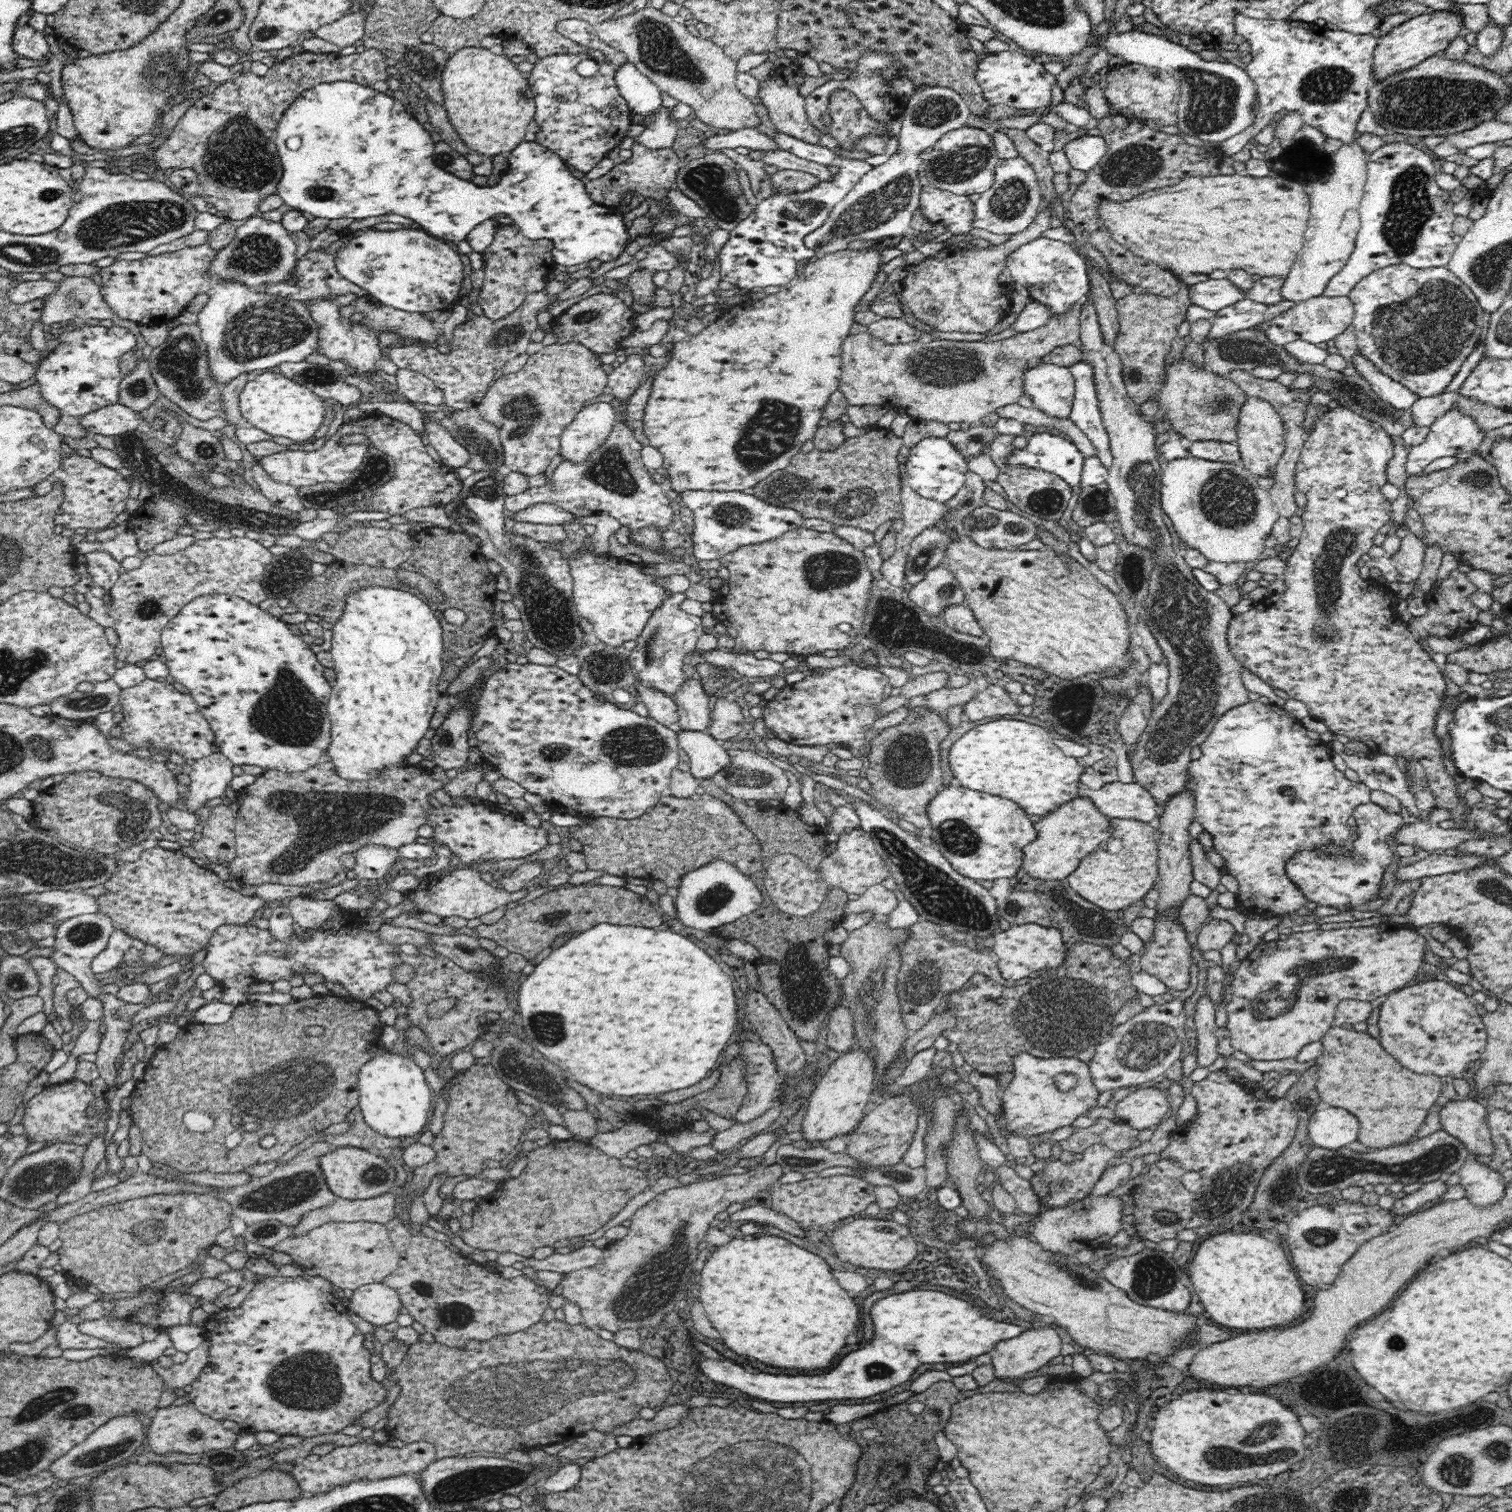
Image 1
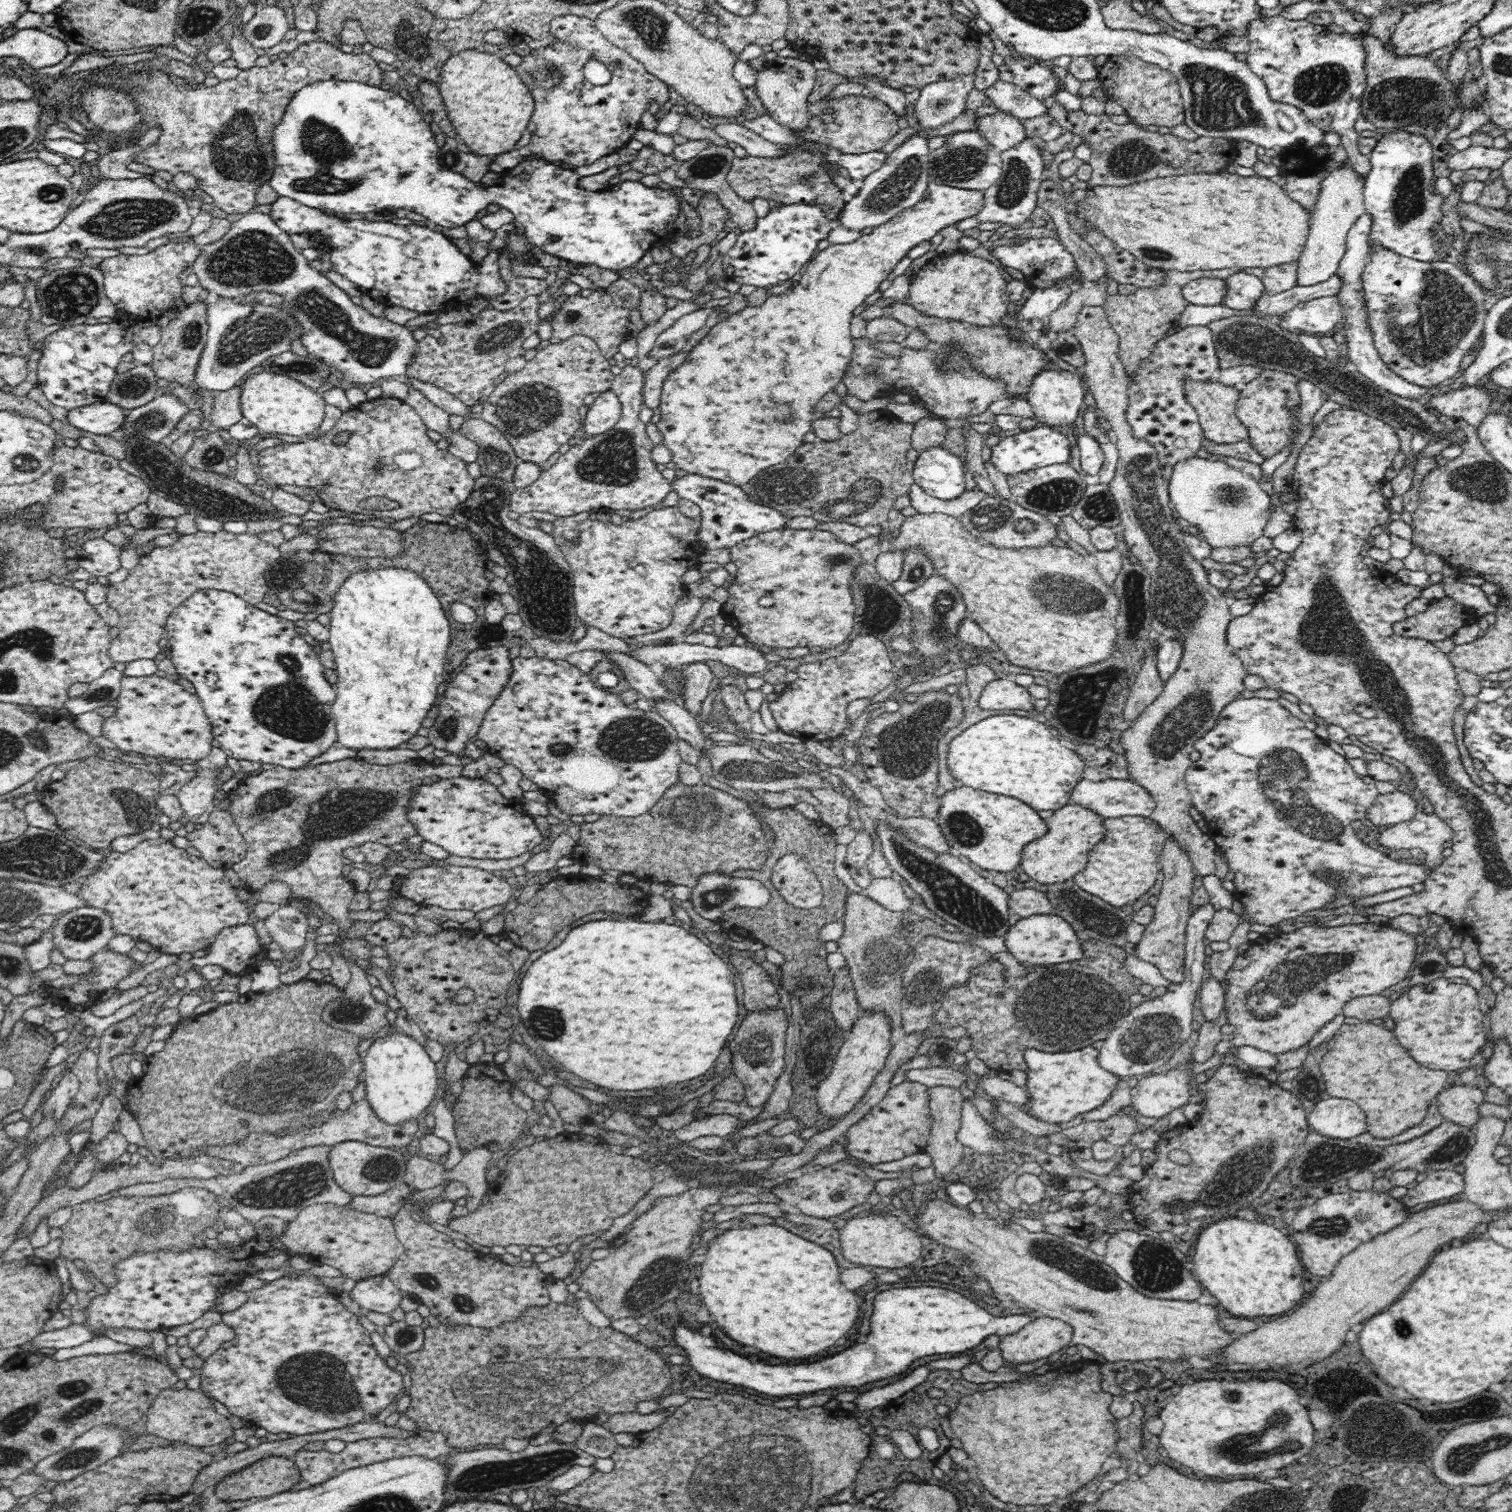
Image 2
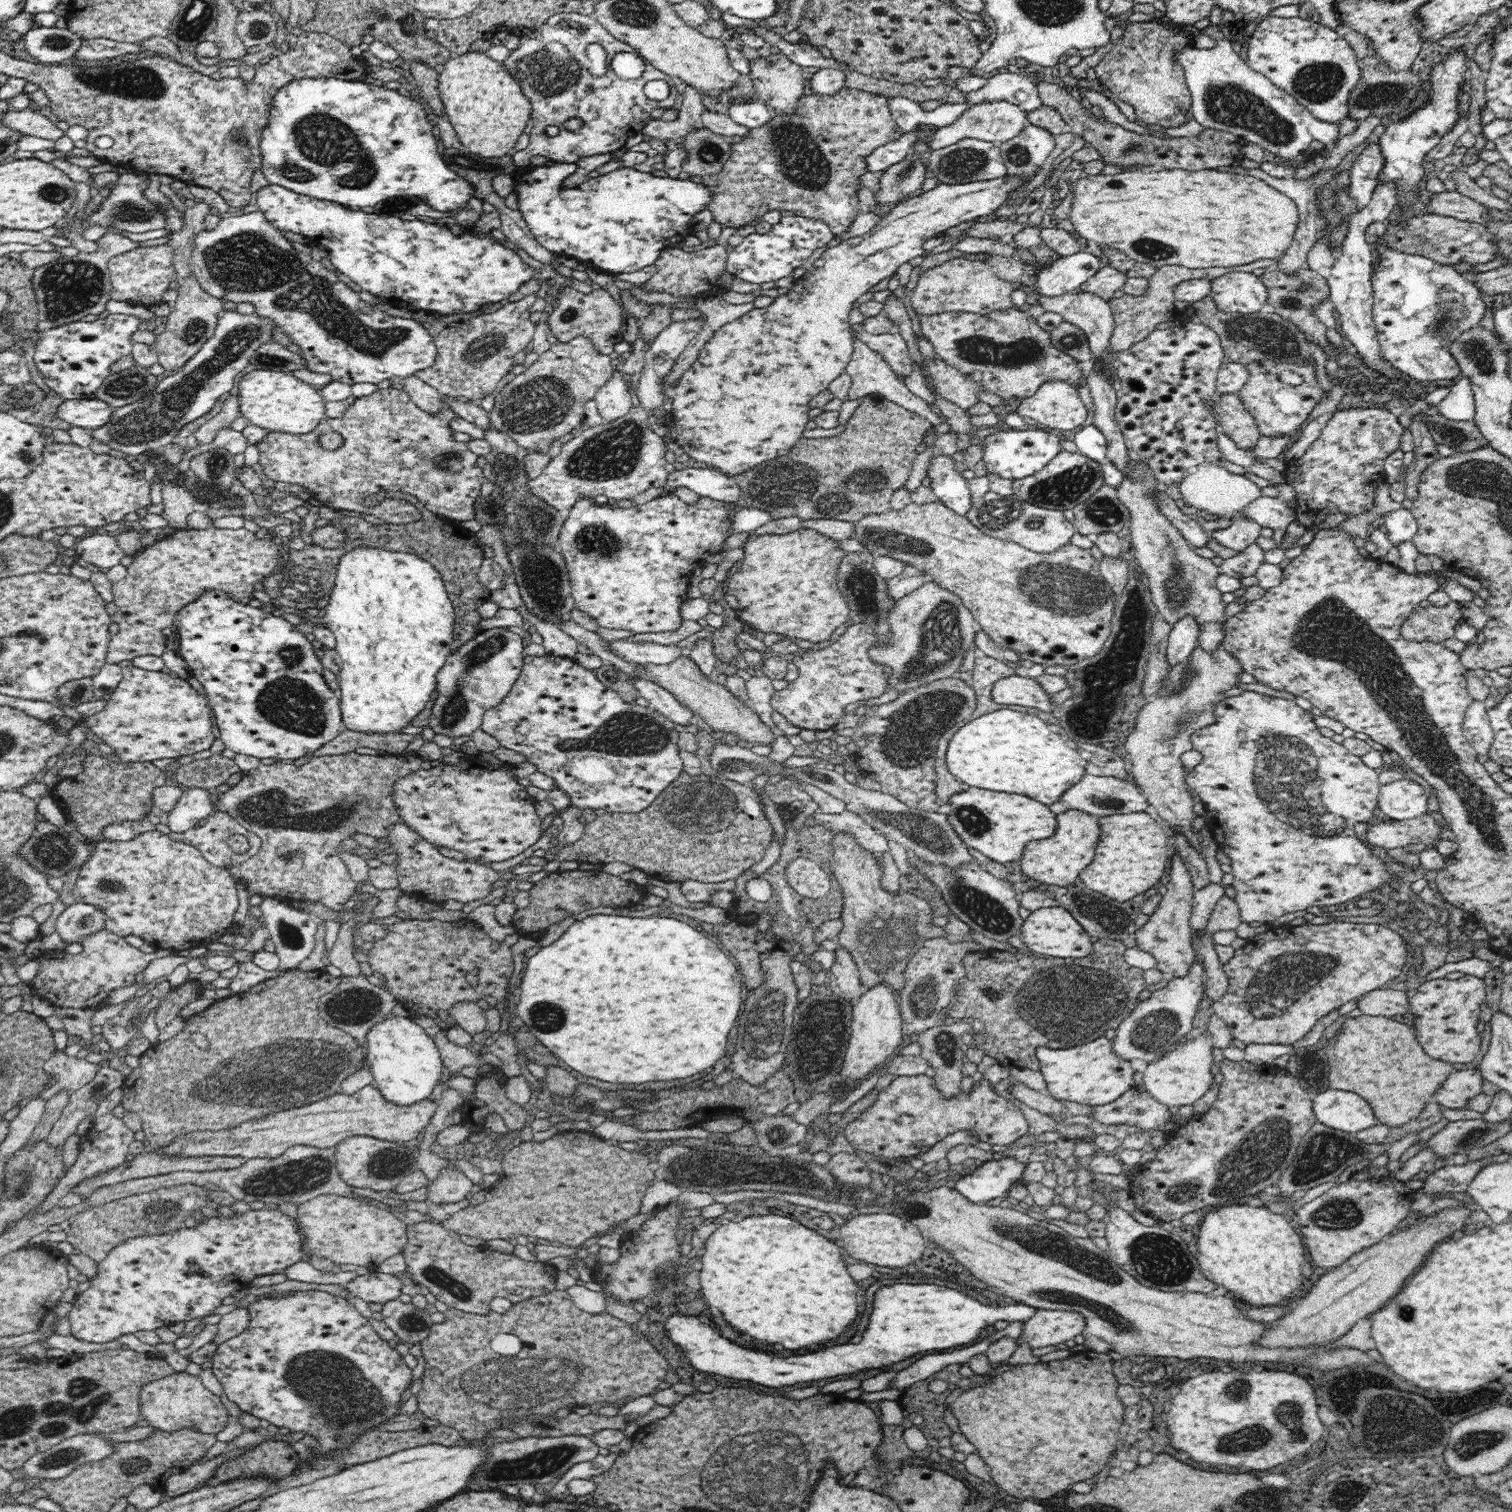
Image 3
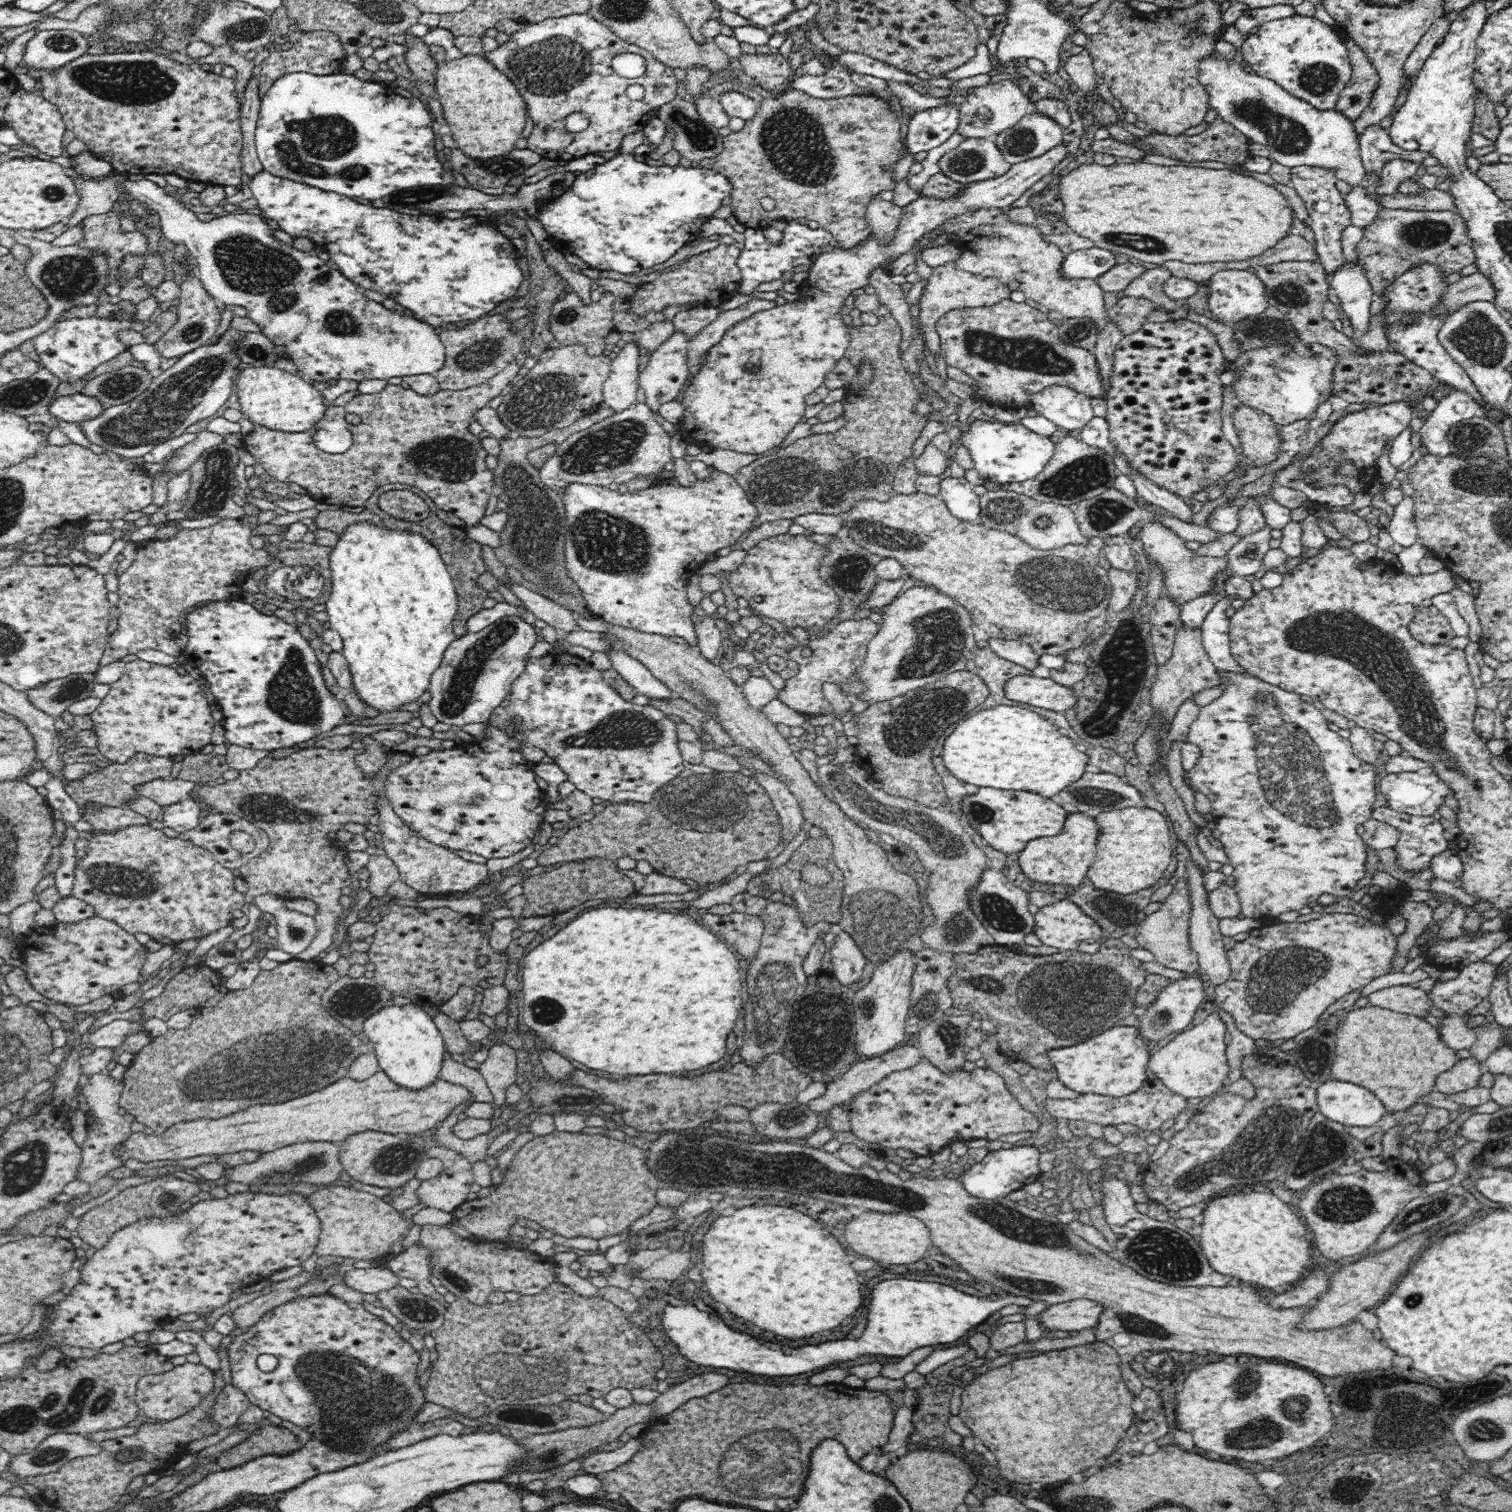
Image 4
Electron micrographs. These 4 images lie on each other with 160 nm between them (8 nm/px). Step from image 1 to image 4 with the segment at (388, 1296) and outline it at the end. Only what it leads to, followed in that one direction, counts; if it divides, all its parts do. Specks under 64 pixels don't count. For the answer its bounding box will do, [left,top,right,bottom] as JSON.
[344,1264,399,1294]

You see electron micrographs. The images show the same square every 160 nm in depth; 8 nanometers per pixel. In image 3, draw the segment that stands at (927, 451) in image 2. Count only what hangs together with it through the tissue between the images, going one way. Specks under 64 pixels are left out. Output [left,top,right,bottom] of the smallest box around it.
[926,452,972,515]

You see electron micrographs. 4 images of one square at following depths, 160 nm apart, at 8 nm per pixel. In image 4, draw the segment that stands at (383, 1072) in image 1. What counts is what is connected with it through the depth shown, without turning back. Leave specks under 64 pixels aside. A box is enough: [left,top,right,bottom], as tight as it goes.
[363,1004,445,1090]

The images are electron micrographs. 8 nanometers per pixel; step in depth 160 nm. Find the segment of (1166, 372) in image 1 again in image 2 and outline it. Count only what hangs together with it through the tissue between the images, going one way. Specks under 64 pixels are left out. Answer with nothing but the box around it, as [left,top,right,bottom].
[1102,268,1248,444]

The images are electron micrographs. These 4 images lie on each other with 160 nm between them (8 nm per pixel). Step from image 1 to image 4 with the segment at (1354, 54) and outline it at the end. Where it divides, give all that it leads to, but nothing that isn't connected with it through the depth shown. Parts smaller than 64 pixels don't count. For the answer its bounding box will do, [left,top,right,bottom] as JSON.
[1242,14,1432,230]

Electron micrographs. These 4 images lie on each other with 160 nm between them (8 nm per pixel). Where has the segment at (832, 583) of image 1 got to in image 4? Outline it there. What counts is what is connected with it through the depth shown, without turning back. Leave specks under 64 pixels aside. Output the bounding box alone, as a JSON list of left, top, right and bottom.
[728,535,841,634]

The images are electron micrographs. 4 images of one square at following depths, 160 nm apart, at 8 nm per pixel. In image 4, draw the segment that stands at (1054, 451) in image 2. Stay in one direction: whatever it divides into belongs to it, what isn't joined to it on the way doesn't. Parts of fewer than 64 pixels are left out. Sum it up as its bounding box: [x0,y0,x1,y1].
[959,420,1055,484]

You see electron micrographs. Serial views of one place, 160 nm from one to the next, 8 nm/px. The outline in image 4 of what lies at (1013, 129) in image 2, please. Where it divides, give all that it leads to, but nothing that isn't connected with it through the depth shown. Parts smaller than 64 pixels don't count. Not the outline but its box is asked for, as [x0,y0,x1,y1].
[955,79,1030,140]

